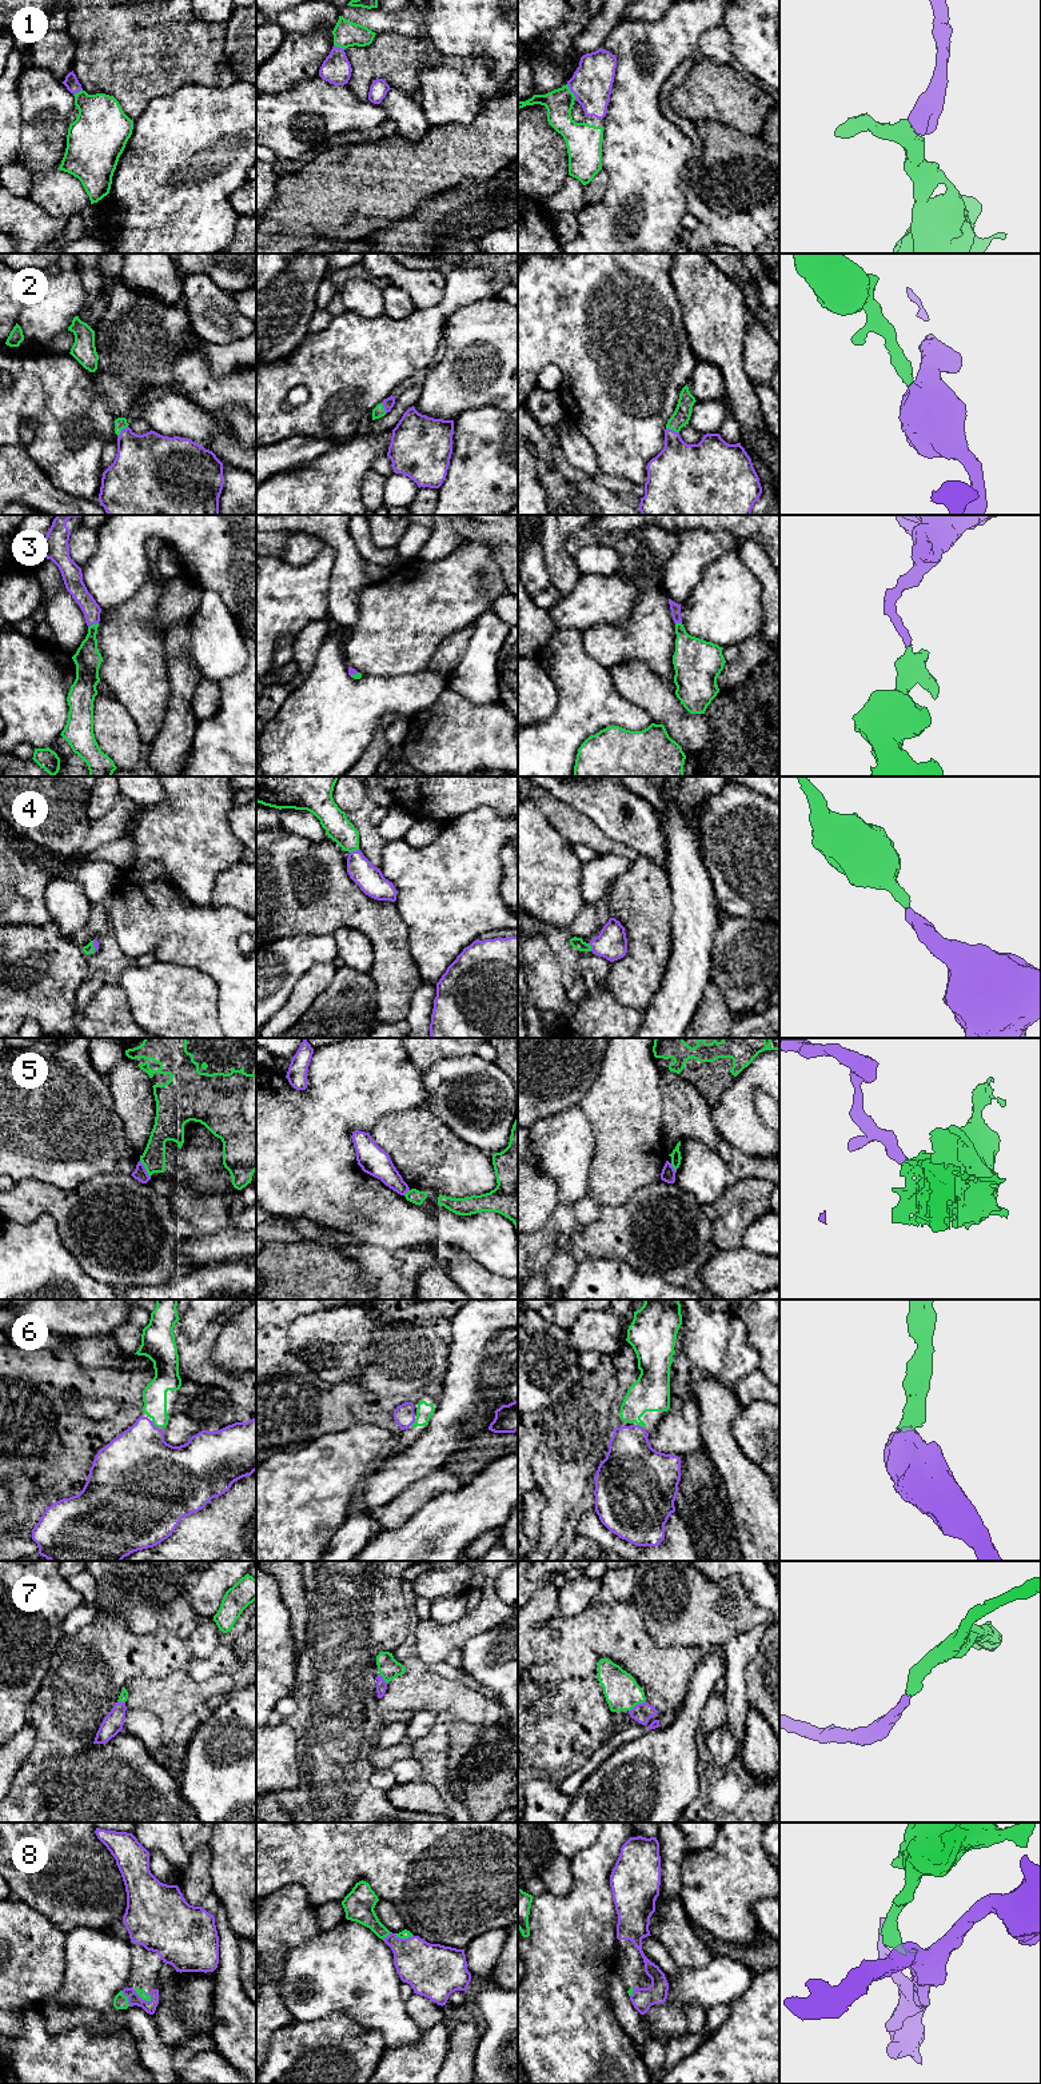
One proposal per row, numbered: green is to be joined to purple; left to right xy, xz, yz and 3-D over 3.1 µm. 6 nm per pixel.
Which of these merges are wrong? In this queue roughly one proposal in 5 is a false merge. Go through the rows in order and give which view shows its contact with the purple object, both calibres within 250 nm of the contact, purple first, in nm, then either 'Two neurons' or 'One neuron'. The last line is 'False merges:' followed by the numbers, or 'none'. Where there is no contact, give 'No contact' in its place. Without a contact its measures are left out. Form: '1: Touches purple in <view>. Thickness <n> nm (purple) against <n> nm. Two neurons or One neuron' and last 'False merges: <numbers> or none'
1: Touches purple in yz. Thickness 240 nm (purple) against 160 nm. One neuron
2: Touches purple in xy. Thickness 360 nm (purple) against 70 nm. One neuron
3: Touches purple in xy. Thickness 110 nm (purple) against 160 nm. One neuron
4: Touches purple in xz. Thickness 160 nm (purple) against 160 nm. One neuron
5: Touches purple in xy. Thickness 80 nm (purple) against 140 nm. Two neurons
6: Touches purple in xy. Thickness 420 nm (purple) against 140 nm. One neuron
7: Touches purple in yz. Thickness 110 nm (purple) against 200 nm. One neuron
8: Touches purple in xy. Thickness 80 nm (purple) against 50 nm. One neuron
False merges: 5

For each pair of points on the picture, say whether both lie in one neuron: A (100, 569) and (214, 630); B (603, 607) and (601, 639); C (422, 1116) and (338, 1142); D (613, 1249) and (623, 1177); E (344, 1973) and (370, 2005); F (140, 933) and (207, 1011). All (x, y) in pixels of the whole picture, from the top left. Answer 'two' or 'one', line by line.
A: two
B: two
C: two
D: two
E: one
F: two

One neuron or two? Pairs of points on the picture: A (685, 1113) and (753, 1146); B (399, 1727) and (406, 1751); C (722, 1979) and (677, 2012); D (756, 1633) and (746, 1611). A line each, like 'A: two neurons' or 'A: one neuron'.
A: two neurons
B: two neurons
C: one neuron
D: two neurons

